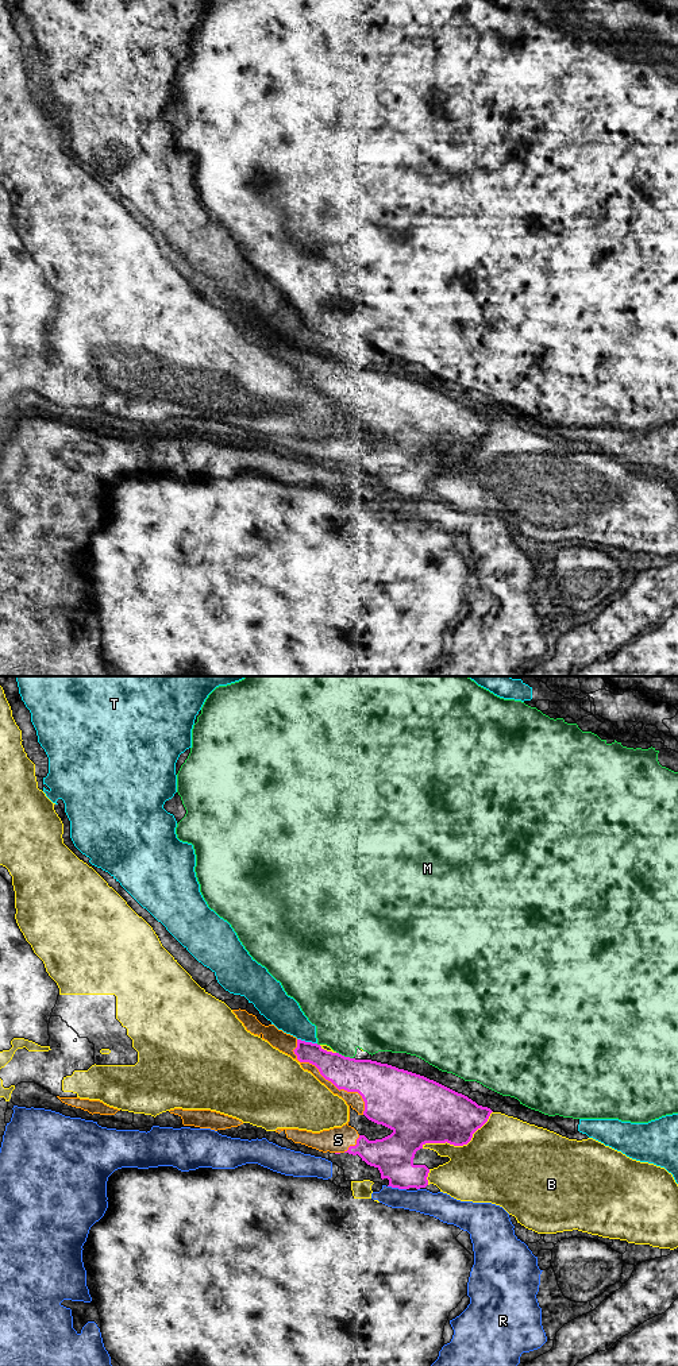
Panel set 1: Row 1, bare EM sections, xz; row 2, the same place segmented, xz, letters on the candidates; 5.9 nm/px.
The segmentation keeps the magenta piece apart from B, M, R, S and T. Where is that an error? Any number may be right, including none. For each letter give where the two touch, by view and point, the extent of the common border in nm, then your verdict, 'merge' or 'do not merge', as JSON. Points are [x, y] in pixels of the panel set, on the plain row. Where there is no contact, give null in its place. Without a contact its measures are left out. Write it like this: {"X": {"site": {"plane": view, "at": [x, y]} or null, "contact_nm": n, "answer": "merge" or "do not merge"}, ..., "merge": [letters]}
{"B": {"site": {"plane": "xz", "at": [459, 454]}, "contact_nm": 480, "answer": "do not merge"}, "M": {"site": {"plane": "xz", "at": [343, 365]}, "contact_nm": 110, "answer": "do not merge"}, "R": {"site": {"plane": "xz", "at": [397, 496]}, "contact_nm": 110, "answer": "do not merge"}, "S": {"site": {"plane": "xz", "at": [328, 389]}, "contact_nm": 600, "answer": "merge"}, "T": {"site": {"plane": "xz", "at": [307, 351]}, "contact_nm": 120, "answer": "do not merge"}, "merge": ["S"]}

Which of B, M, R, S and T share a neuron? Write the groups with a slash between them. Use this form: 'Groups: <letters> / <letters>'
Groups: B / M T / R / S

